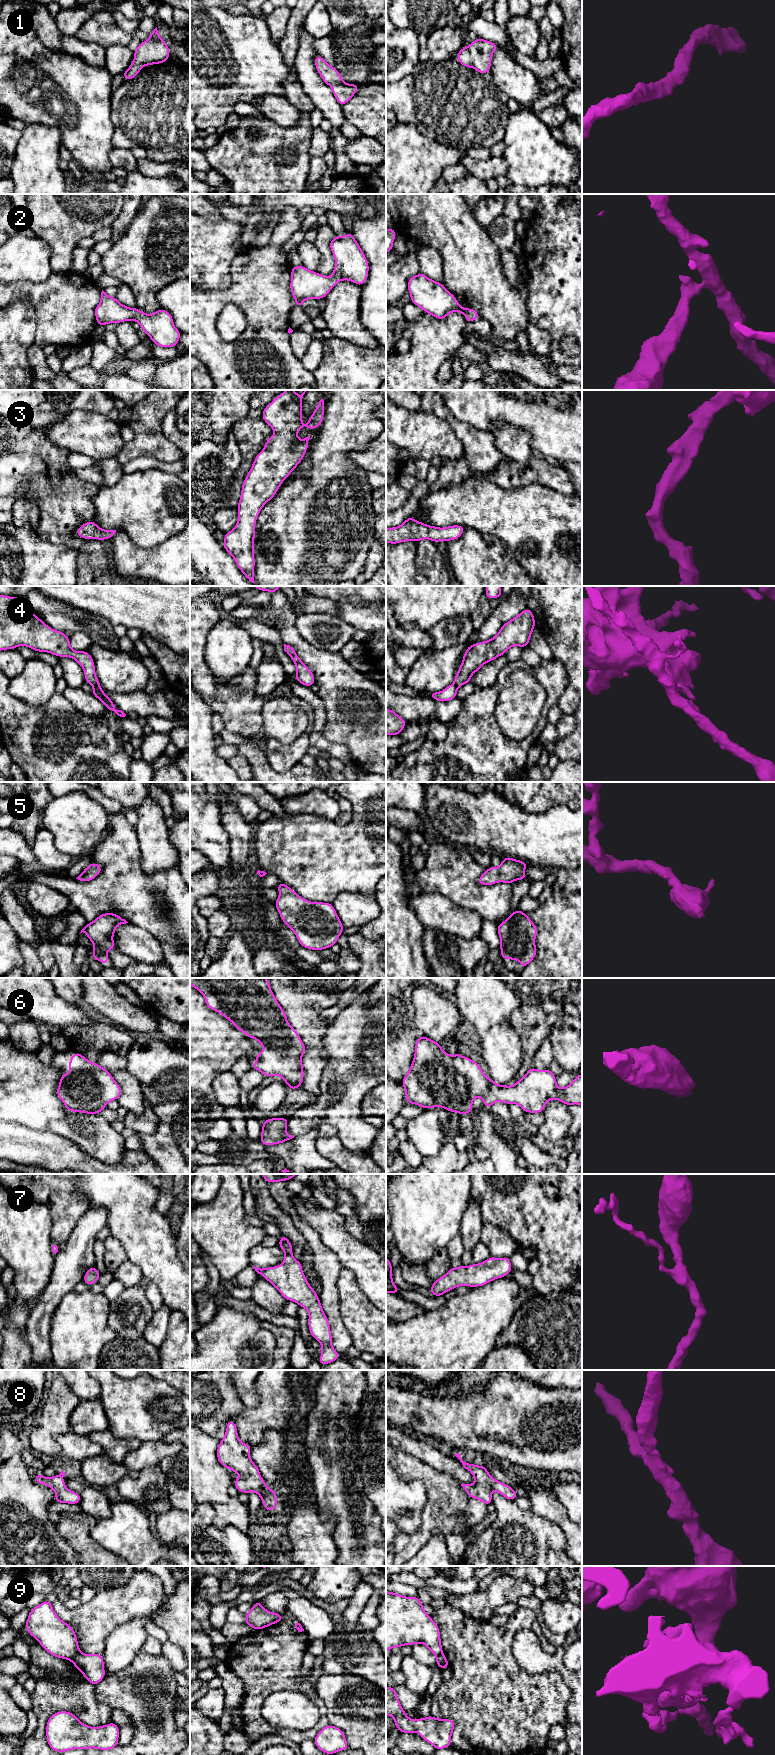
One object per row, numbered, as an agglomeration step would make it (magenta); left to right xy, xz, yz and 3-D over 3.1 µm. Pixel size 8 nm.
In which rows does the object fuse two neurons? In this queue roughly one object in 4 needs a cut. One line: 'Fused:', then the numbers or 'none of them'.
Fused: 4, 9

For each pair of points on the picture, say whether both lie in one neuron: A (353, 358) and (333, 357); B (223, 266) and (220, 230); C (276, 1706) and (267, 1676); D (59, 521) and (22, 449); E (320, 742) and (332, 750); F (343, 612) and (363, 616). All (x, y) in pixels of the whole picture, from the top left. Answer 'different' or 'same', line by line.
A: same
B: same
C: different
D: same
E: same
F: same

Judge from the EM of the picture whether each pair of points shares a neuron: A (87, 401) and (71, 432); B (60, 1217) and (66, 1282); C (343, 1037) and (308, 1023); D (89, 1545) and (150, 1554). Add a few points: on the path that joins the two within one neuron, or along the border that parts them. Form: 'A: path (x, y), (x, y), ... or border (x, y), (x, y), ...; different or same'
A: border (66, 413), (72, 410), (86, 410), (106, 415); different
B: border (76, 1224), (69, 1238), (63, 1244); different
C: border (326, 1026), (323, 1047), (328, 1053); different
D: border (95, 1525), (91, 1530), (91, 1536), (118, 1555); different

